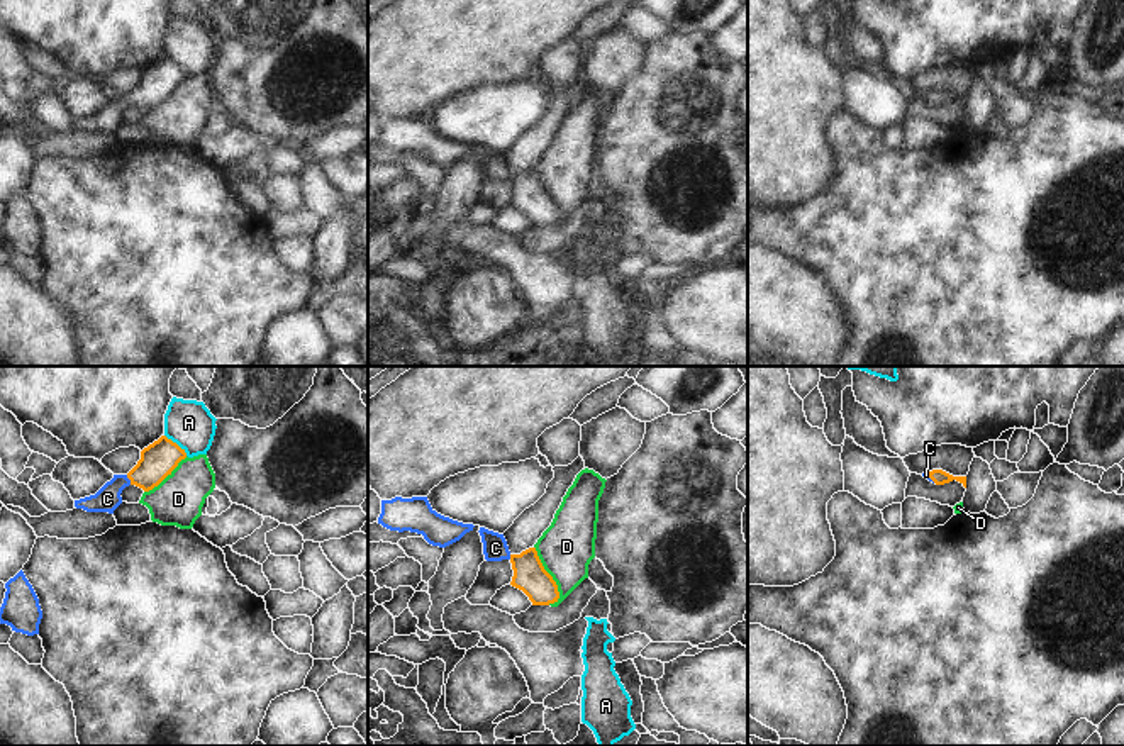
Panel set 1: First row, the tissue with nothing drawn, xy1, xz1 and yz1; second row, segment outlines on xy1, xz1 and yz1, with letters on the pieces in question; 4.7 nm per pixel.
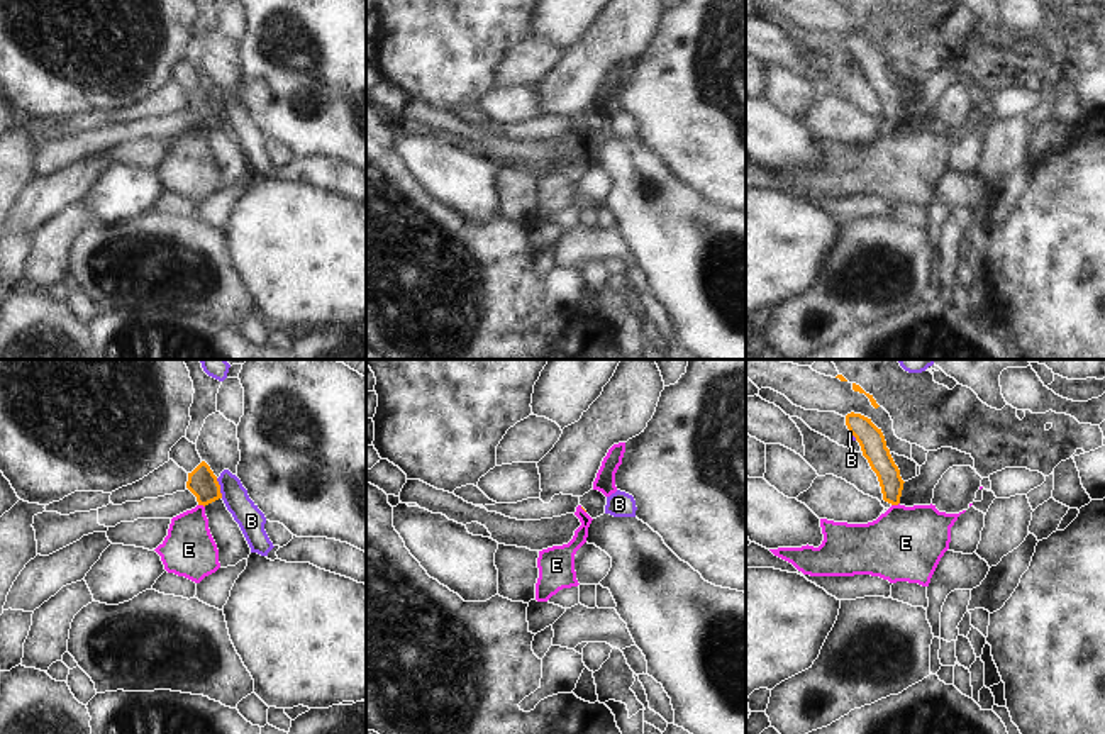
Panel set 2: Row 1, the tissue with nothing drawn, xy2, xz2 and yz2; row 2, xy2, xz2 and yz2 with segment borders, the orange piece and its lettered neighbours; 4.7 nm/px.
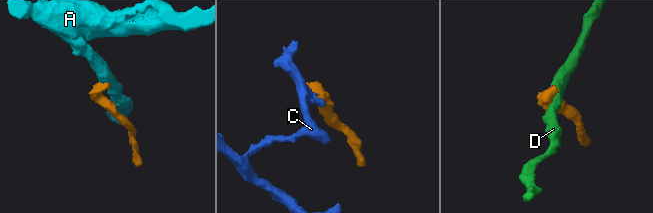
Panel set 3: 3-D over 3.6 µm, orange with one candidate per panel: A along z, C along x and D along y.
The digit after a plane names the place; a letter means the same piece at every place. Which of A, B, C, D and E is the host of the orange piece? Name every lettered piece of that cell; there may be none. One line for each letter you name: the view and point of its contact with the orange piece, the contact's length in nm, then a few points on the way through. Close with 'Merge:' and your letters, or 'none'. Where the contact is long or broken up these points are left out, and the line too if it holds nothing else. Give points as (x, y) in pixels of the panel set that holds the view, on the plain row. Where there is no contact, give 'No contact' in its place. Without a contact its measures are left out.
C: Touches orange at xy1 (129, 99). Shared border 50 nm. Path across: xy1 (158, 80), (143, 95), (129, 99), (107, 119)
Merge: C

